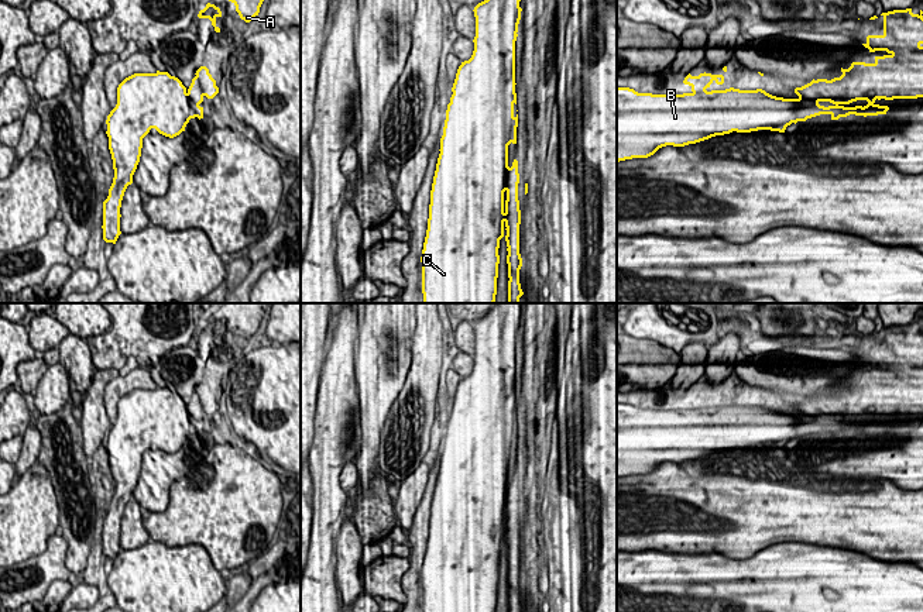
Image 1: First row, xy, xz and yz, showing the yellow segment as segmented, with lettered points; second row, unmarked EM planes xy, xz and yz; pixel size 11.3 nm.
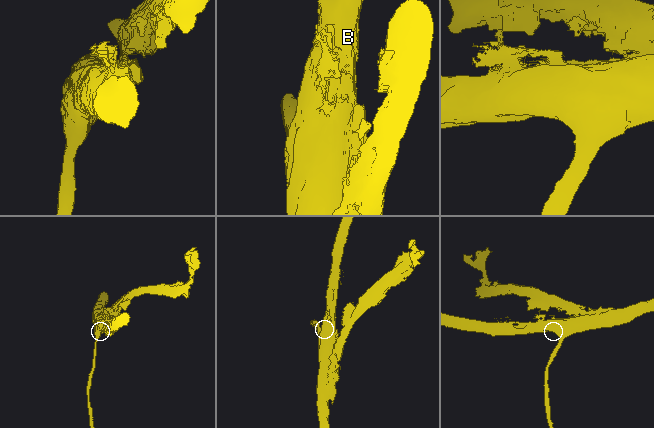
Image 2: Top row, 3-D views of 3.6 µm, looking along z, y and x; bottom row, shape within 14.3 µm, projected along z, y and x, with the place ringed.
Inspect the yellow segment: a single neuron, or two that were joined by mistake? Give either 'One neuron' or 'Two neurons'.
Two neurons

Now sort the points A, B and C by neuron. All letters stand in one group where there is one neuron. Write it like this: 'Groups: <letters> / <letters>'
Groups: A / B C

